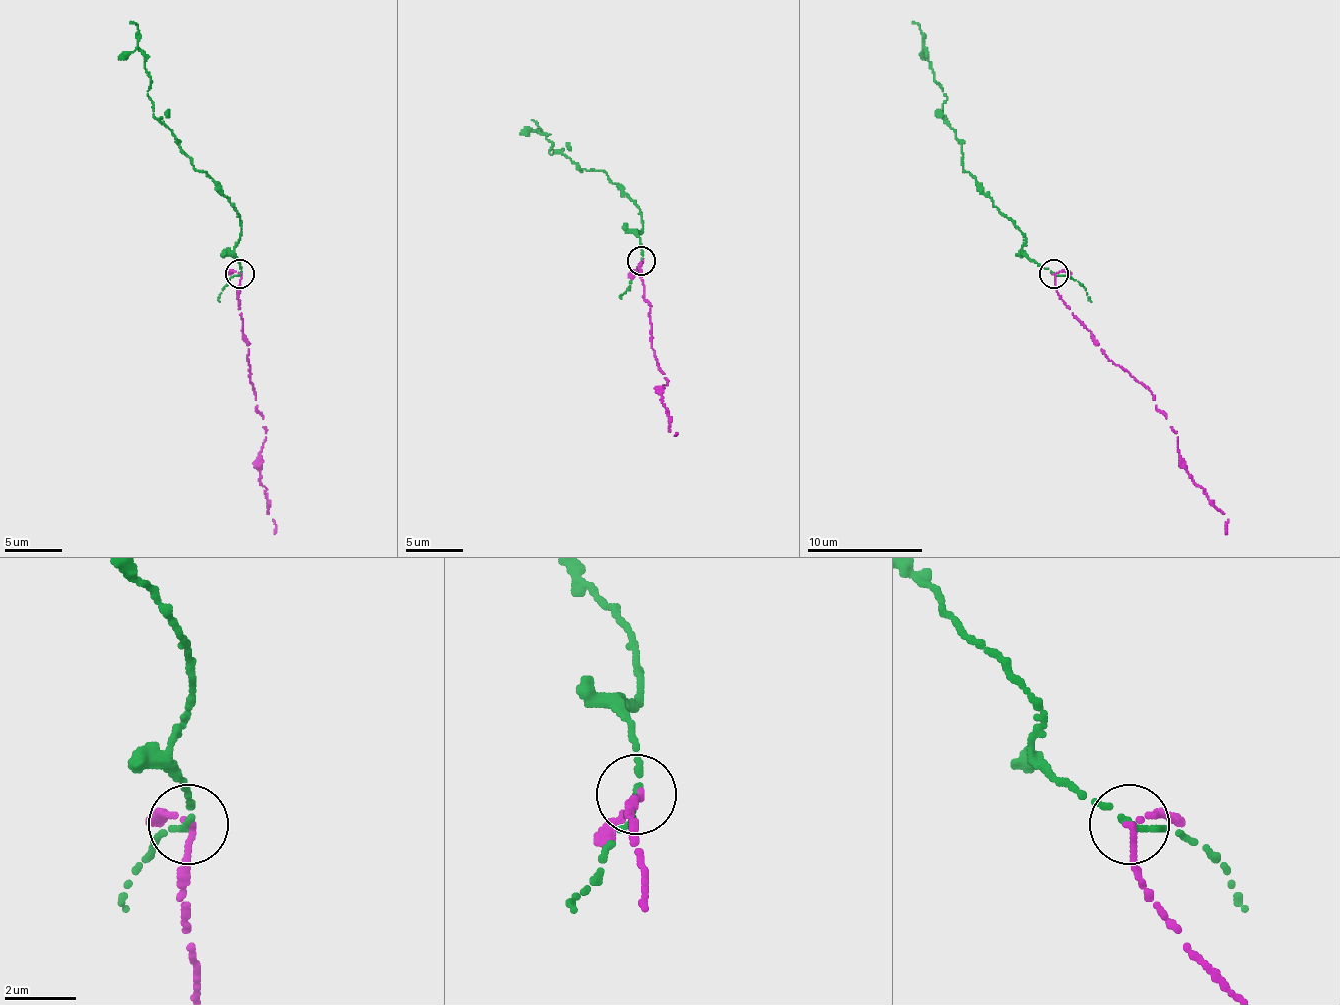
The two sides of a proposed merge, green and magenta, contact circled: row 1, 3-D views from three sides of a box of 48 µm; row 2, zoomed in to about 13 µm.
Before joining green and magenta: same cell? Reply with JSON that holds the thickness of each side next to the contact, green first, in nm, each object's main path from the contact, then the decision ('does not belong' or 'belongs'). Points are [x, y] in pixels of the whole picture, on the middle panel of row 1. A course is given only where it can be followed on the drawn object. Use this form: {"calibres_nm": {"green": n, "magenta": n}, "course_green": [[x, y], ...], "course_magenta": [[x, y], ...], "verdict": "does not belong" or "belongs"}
{"calibres_nm": {"green": 240, "magenta": 140}, "course_green": [[640, 260], [635, 228], [643, 228], [637, 205], [603, 171], [580, 168], [551, 153], [551, 142], [531, 119]], "course_magenta": [[643, 260], [643, 298], [666, 384], [661, 387], [661, 402], [675, 433]], "verdict": "belongs"}

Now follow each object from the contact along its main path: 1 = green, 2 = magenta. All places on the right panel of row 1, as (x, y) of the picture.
1: (1053, 275), (1021, 249), (1021, 231), (963, 171), (960, 142), (943, 113), (946, 96), (911, 21)
2: (1053, 275), (1058, 298), (1090, 332), (1102, 352), (1154, 396), (1177, 436), (1180, 465), (1229, 520), (1226, 534)

